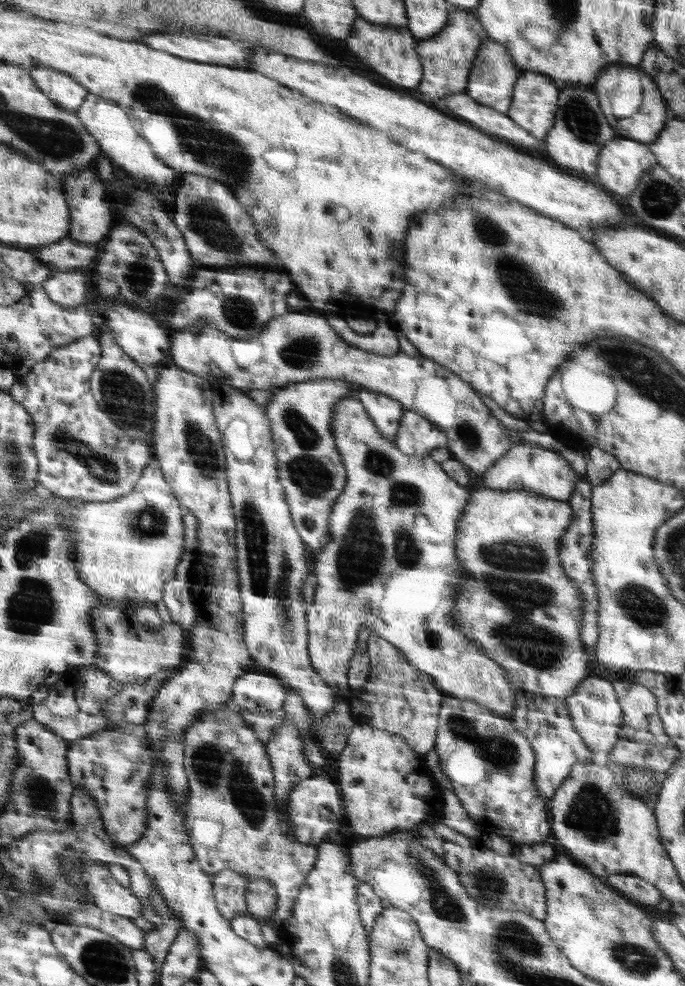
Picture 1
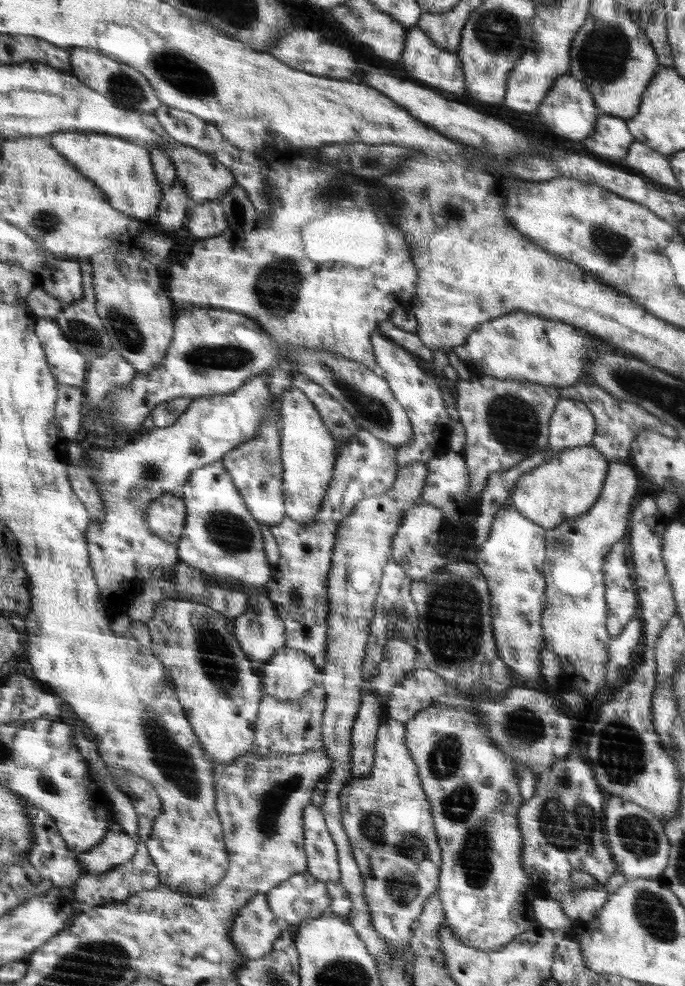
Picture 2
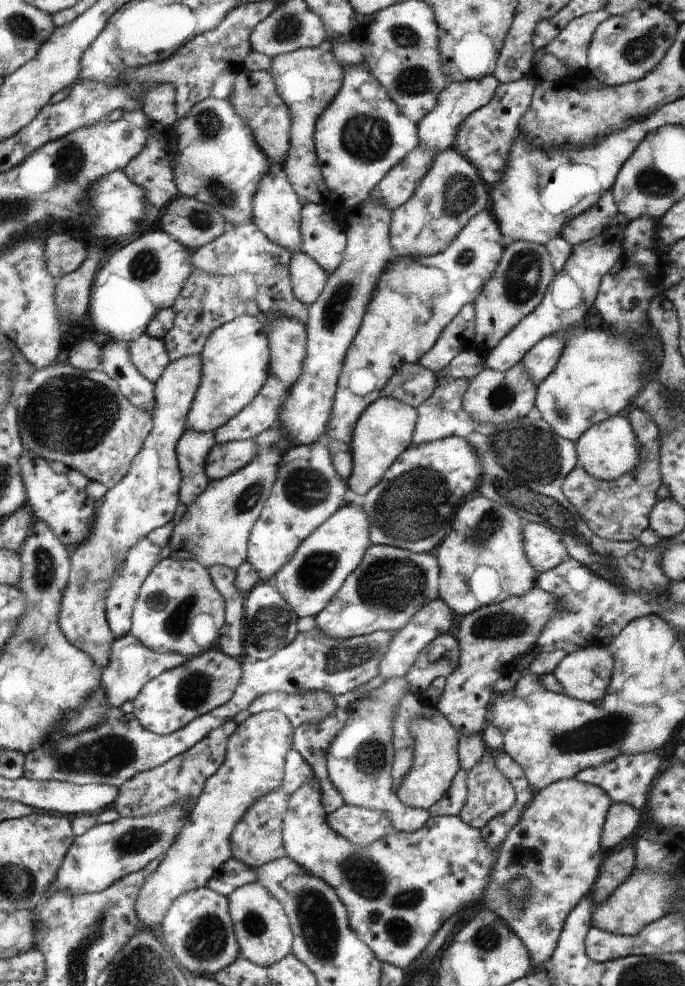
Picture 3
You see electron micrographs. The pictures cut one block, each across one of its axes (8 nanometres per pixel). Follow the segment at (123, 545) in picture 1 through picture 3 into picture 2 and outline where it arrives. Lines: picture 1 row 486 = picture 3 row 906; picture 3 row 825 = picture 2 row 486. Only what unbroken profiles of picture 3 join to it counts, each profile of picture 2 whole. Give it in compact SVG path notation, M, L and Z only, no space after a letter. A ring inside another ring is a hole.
M223 460L196 471L191 482L188 482L188 485L180 493L188 505L188 524L186 524L184 536L178 544L182 562L215 575L238 579L244 584L262 586L262 584L267 585L272 581L275 564L269 561L268 552L265 551L260 522L252 517L251 511L248 510L248 503L235 482L235 476L228 471Z

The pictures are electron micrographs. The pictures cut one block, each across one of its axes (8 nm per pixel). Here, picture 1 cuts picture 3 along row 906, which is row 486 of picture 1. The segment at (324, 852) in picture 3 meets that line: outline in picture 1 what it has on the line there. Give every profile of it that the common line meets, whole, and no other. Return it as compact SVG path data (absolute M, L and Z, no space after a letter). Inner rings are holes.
M354 393L337 404L336 412L332 414L331 433L347 474L352 474L353 488L344 490L337 498L332 510L331 542L316 554L318 586L307 609L307 630L310 632L307 649L311 665L338 697L350 696L347 674L351 658L358 645L359 631L370 627L372 633L398 646L412 666L432 675L436 686L449 694L449 698L473 701L487 706L497 715L509 716L515 709L513 694L517 689L507 679L506 670L453 626L452 596L458 586L460 566L460 563L456 564L455 550L457 522L474 491L456 483L442 464L431 457L402 454L393 442L380 434Z

